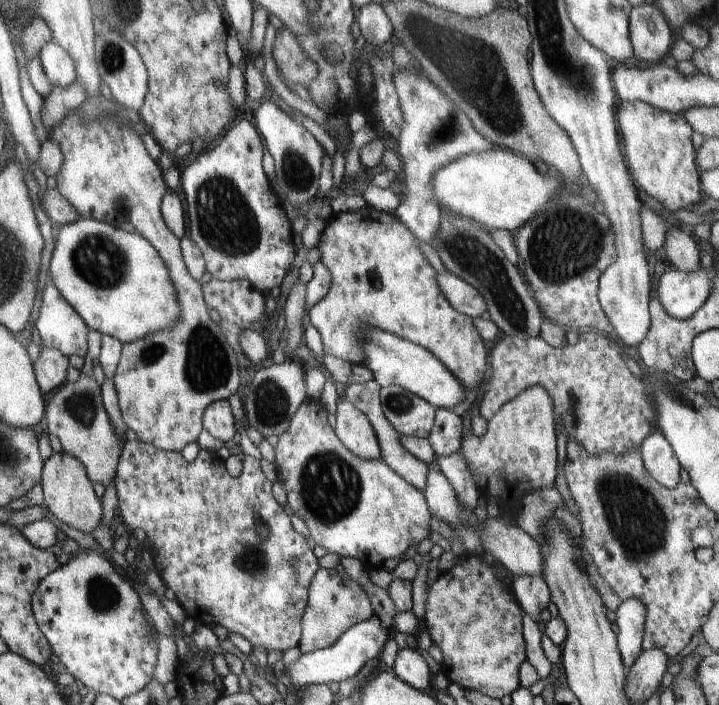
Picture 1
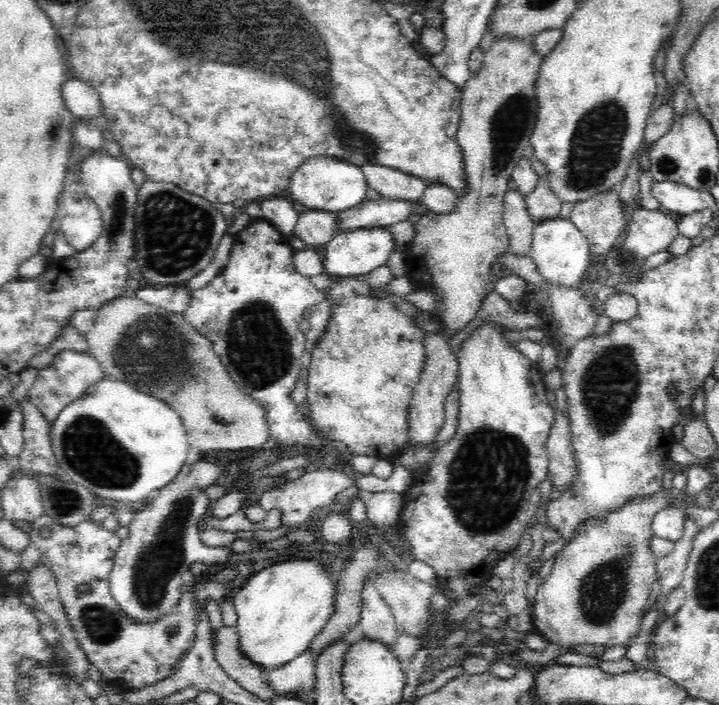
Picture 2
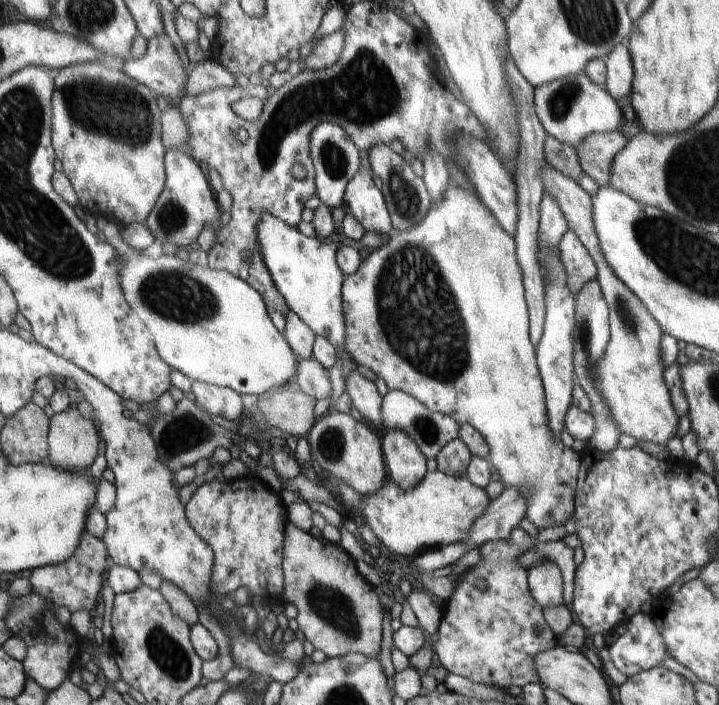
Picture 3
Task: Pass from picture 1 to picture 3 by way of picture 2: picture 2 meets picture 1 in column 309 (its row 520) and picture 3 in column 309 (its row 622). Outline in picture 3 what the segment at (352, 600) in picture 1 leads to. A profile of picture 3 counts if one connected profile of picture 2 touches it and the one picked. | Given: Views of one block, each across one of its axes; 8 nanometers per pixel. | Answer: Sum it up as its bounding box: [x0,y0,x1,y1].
[282,522,382,658]

